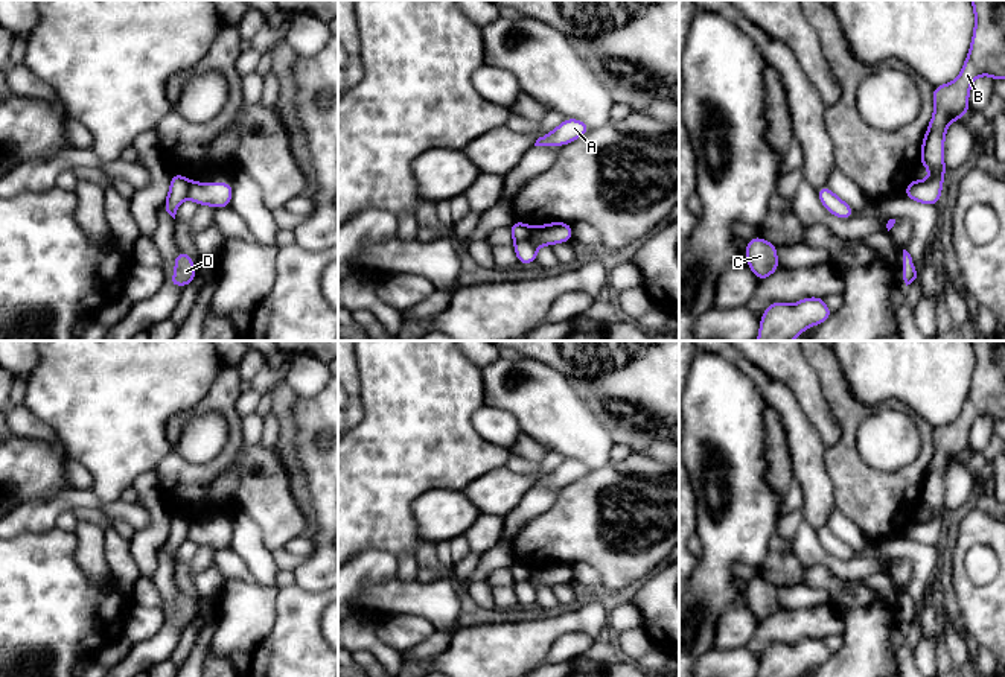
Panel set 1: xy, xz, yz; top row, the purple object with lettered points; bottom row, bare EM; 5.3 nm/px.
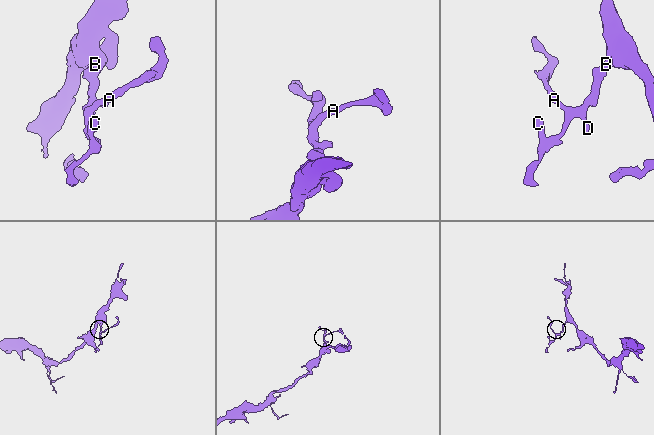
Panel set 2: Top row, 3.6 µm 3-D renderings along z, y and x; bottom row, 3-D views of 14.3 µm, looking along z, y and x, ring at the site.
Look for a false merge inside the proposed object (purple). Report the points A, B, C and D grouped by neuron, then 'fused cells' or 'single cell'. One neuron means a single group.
A C D / B | fused cells

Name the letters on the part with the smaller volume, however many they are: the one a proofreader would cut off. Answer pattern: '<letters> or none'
A, C, D

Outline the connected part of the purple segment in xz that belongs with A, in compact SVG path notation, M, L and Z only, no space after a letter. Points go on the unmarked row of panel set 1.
M565 459L554 472L539 478L534 487L563 487L588 475L591 469L577 459Z

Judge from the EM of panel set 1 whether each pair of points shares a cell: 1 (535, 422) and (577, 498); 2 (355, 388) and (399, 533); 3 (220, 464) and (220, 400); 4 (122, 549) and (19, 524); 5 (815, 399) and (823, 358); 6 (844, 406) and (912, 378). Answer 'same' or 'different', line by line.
1: different
2: different
3: same
4: different
5: different
6: different

